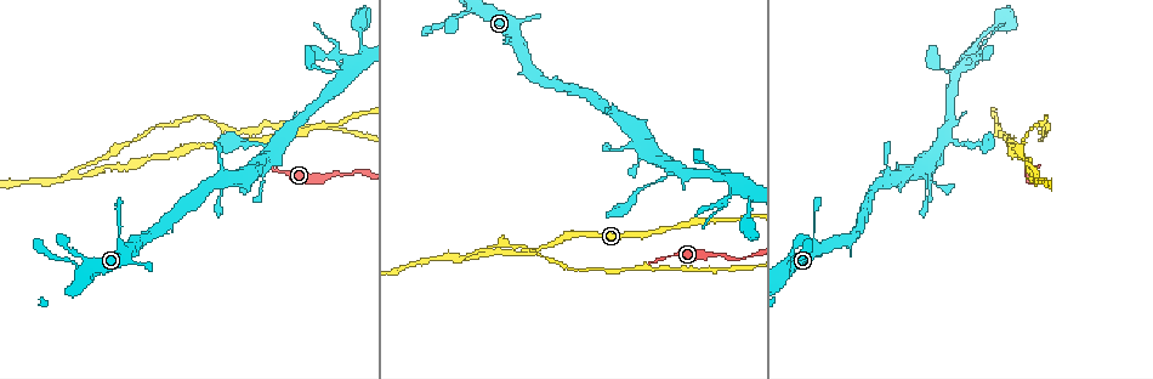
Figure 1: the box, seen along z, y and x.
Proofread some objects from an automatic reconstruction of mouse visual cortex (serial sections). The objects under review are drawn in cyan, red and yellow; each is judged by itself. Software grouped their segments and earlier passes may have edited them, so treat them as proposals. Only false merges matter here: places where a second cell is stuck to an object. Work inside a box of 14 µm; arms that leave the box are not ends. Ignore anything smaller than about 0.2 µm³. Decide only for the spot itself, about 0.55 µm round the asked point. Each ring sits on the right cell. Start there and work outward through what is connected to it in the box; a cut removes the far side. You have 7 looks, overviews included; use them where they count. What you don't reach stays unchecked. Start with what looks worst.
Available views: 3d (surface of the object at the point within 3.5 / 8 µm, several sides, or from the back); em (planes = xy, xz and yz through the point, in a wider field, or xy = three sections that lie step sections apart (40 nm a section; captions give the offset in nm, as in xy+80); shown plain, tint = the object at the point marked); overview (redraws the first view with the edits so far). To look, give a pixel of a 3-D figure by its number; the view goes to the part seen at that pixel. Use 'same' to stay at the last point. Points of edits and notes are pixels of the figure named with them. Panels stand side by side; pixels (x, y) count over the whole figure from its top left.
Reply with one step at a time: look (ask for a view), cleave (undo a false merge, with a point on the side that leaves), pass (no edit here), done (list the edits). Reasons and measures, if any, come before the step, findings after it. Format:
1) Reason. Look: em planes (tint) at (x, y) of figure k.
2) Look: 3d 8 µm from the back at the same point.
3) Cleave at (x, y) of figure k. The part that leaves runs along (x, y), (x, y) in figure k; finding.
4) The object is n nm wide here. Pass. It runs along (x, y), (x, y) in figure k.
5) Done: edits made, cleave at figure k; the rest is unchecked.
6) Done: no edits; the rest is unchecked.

Abrupt turn. Look: 3d 8 µm at (1034, 174) of figure 1.

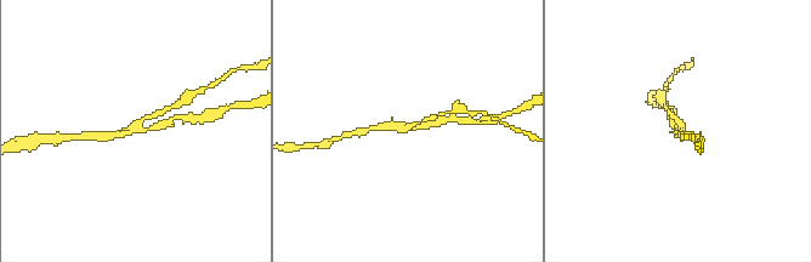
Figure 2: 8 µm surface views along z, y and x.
Zoom in. Look: 3d 3.5 µm at (679, 126) of figure 2.

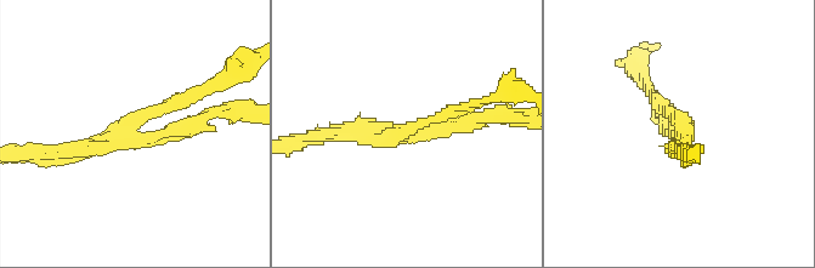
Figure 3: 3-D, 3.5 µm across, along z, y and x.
3 arms meet here; the arms are 150, 200, 200 nm wide; shape alone is not enough. Look: em xy step 1 (tint) at (133, 137) of figure 3.

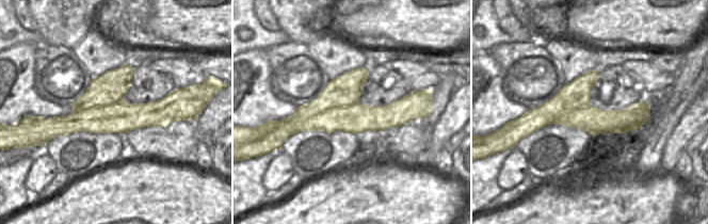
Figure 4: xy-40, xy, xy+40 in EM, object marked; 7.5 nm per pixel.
Cleave at (173, 107) of figure 3. The part that leaves runs along (131, 131), (135, 119), (225, 79) in figure 3; two cells meet here.

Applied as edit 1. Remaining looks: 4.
See it whole again. Look: overview.

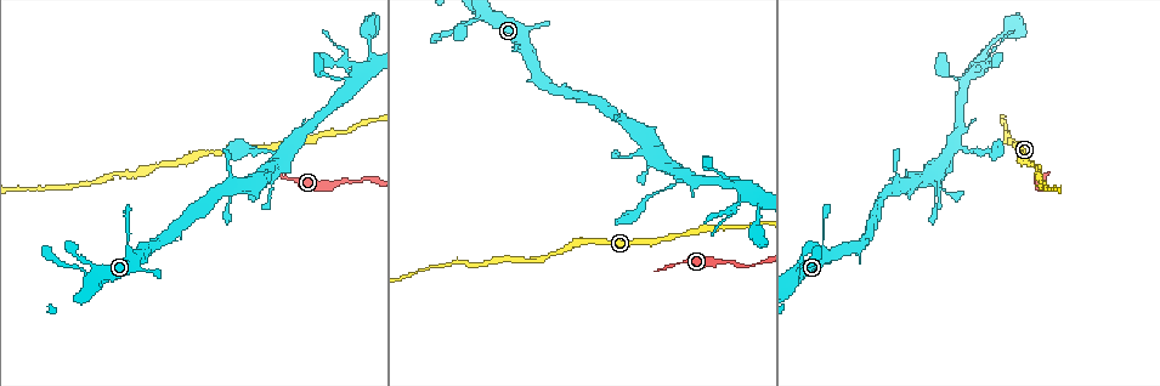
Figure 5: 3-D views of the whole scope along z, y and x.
Look: 3d 3.5 µm at (339, 181) of figure 5.

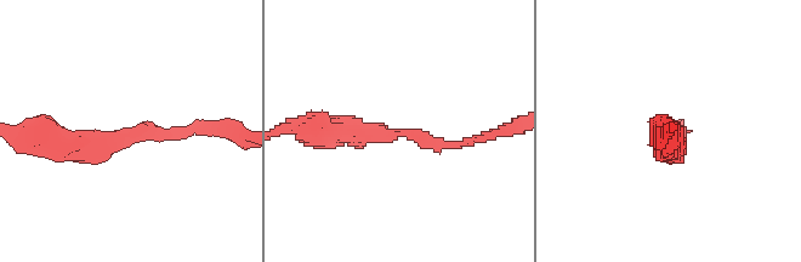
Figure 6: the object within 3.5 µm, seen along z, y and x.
Now the EM. Look: em xy step 3 (tint) at (404, 131) of figure 6.

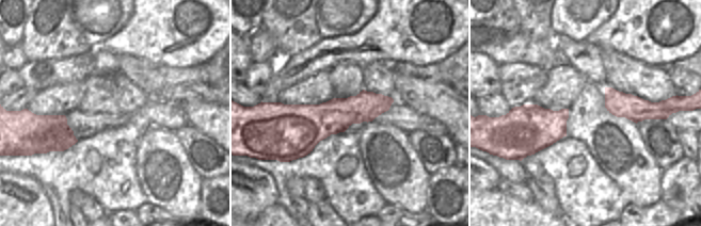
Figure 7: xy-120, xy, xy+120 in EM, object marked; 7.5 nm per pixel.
Pass. Continuous, no second cell.

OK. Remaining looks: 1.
Done: edits made, cleave at figure 3; the rest is unchecked.

